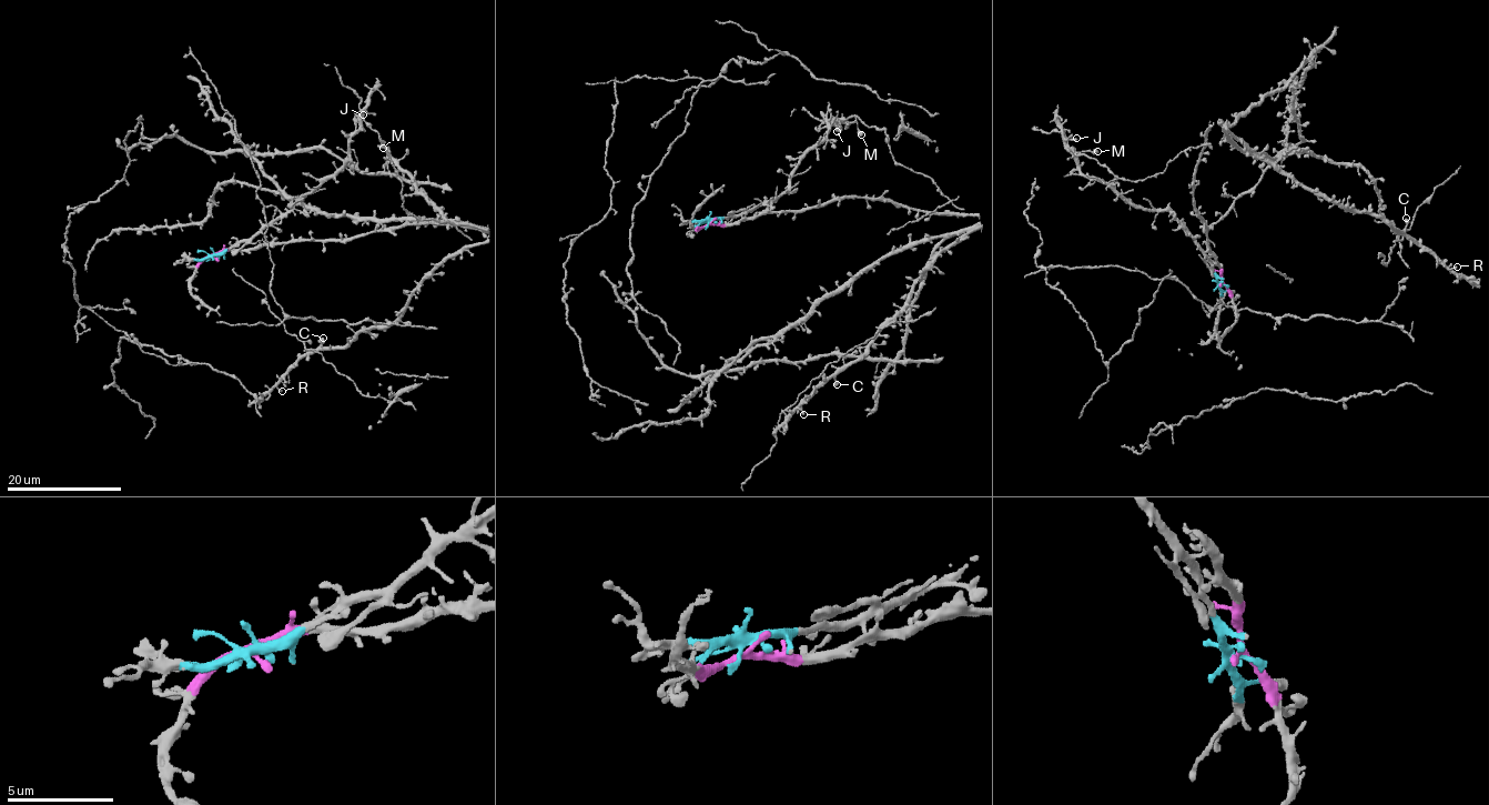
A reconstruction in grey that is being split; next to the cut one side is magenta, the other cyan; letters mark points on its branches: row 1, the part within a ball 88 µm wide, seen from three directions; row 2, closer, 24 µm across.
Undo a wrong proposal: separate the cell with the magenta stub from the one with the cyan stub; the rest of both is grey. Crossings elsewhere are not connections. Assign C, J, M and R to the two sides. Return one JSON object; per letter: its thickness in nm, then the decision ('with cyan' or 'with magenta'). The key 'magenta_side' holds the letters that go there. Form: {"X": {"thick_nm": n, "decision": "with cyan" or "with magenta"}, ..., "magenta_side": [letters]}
{"C": {"thick_nm": 480, "decision": "with magenta"}, "J": {"thick_nm": 280, "decision": "with cyan"}, "M": {"thick_nm": 600, "decision": "with cyan"}, "R": {"thick_nm": 260, "decision": "with magenta"}, "magenta_side": ["C", "R"]}

